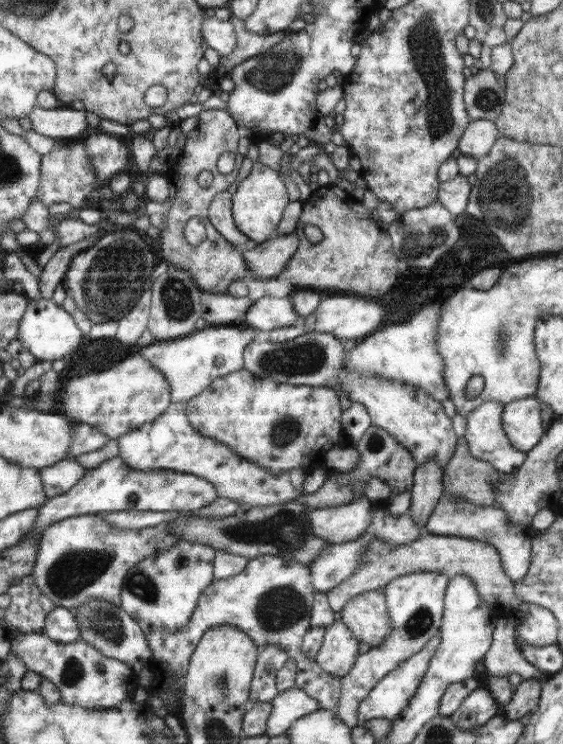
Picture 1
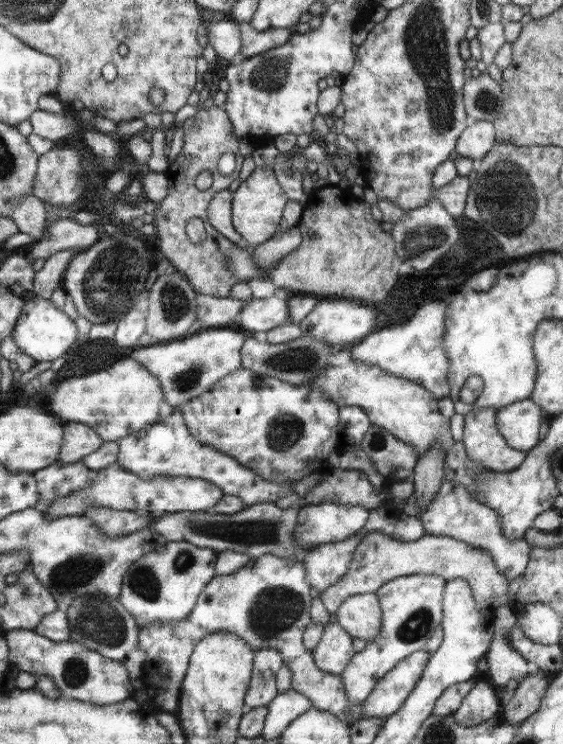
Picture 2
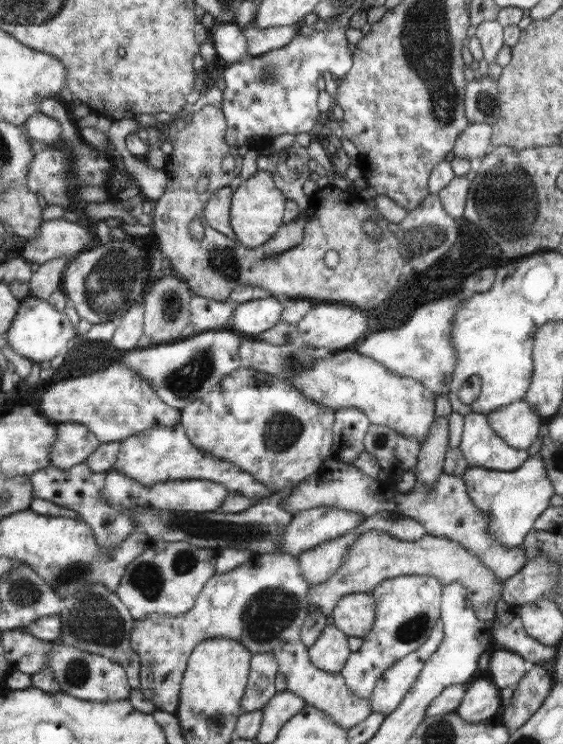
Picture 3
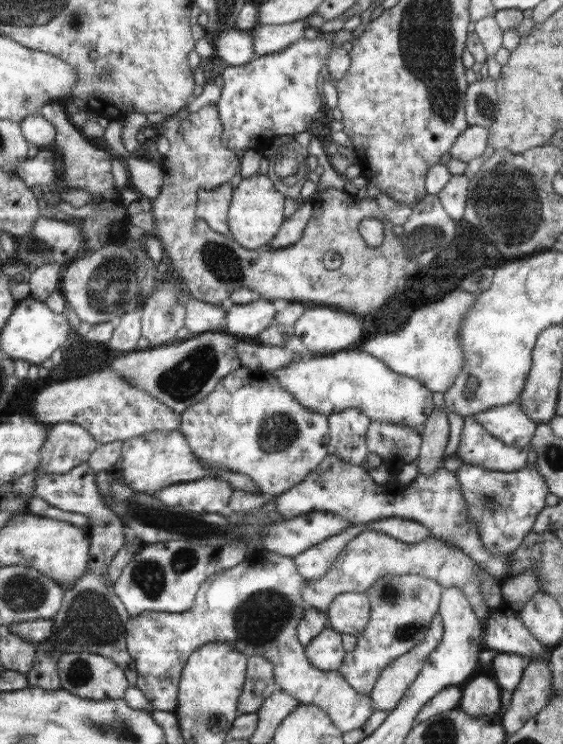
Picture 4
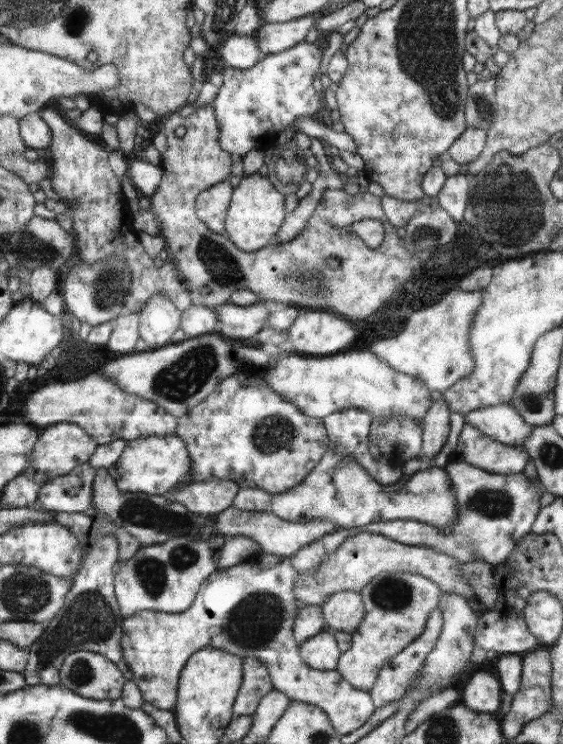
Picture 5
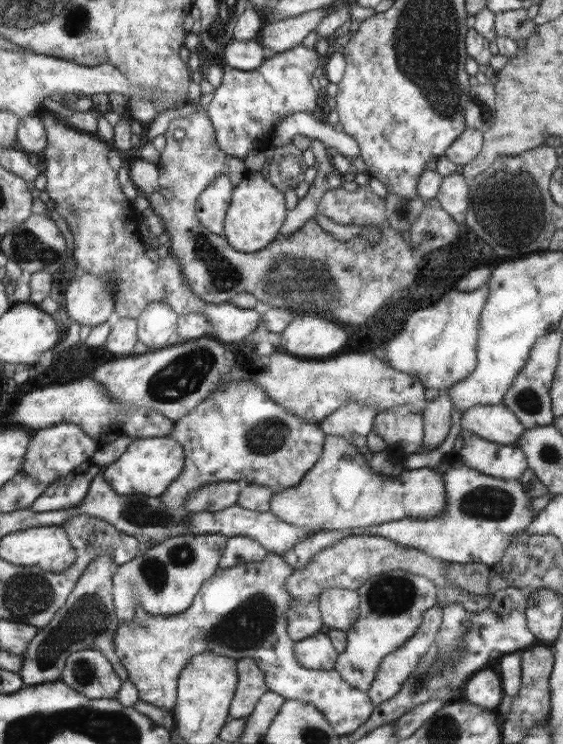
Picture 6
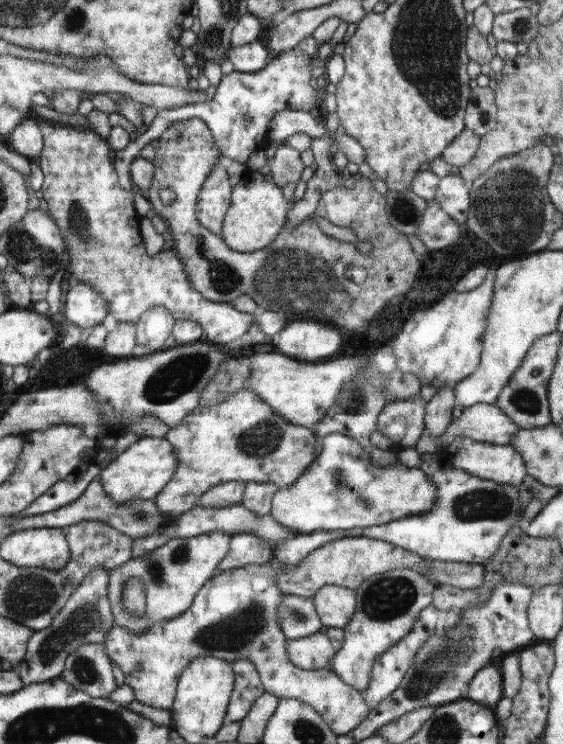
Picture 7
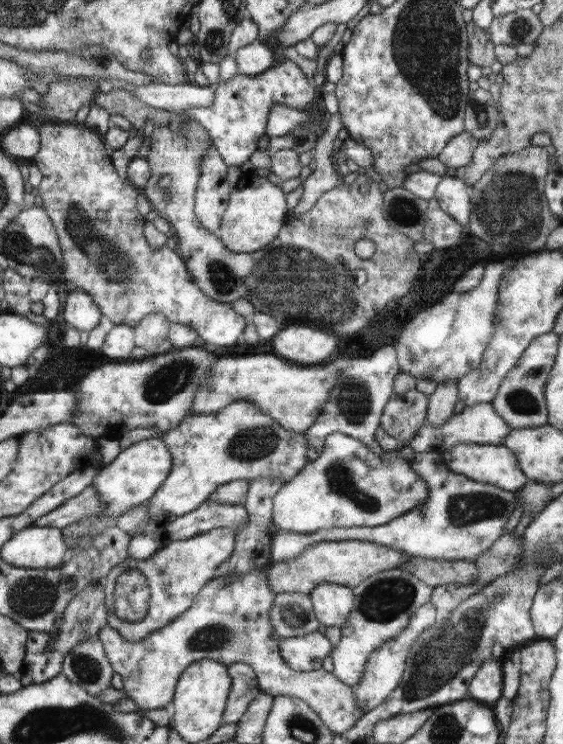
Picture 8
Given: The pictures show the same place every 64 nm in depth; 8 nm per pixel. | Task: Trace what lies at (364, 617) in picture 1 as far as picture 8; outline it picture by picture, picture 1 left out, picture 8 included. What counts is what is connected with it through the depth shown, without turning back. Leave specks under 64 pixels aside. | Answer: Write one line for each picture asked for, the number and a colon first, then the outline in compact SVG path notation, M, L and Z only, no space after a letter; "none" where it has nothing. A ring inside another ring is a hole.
2: M377 594L349 596L335 614L339 626L343 626L353 638L365 642L375 640L383 626L383 608Z
3: M353 592L351 596L343 596L329 616L333 618L333 626L341 628L341 632L363 640L373 630L375 616L377 616L375 608L377 604L373 602L371 592L369 594Z
4: M343 592L339 594L325 612L329 616L331 628L341 634L361 634L371 618L369 598L361 592Z
5: M335 592L325 600L323 616L331 630L355 632L365 618L365 604L359 592Z
6: M327 588L321 592L319 600L315 602L321 610L323 622L329 628L343 630L347 632L359 618L359 592L355 590L345 590L345 588Z
7: M323 586L311 600L319 612L321 622L327 628L343 630L351 622L357 608L355 590L341 586Z
8: M319 584L309 594L315 618L323 626L343 626L355 606L353 588L341 584Z

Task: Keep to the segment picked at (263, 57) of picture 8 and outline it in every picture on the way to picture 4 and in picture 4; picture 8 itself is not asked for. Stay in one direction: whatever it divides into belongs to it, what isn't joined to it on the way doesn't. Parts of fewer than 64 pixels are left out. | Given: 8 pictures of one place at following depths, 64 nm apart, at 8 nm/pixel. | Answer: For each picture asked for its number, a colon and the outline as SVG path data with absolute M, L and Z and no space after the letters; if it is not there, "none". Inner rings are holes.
4: M235 26L223 30L219 36L215 36L213 44L215 44L217 56L229 66L243 66L243 64L251 62L253 58L257 58L253 54L251 34L237 30Z
5: M231 34L229 38L225 38L217 52L221 54L221 60L225 60L225 66L233 68L251 68L255 62L267 56L257 48L255 36L243 34Z
6: M231 40L225 48L221 58L229 68L239 70L253 70L261 66L263 60L267 60L271 54L257 42L257 40Z
7: M255 40L249 44L239 44L235 48L229 48L227 60L239 72L255 72L273 60L273 52L267 52L263 44Z

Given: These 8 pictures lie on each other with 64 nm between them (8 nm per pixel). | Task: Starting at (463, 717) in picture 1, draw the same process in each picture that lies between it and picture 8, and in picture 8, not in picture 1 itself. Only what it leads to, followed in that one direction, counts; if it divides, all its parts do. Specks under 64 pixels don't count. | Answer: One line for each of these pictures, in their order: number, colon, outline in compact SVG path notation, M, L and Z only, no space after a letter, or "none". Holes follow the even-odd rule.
2: M477 682L471 688L471 692L463 698L463 702L455 710L453 718L455 718L455 722L459 722L463 726L477 726L477 724L483 724L485 720L493 718L497 714L499 706L501 706L501 698L495 694L495 688L485 682Z
3: M489 676L477 678L467 688L467 694L455 710L465 722L481 722L501 714L501 688L497 688Z
4: M481 672L481 676L473 678L471 682L467 682L463 690L463 698L459 702L459 708L465 714L471 716L495 716L501 714L501 692L503 688L497 686L495 678L491 678L489 672Z
5: M477 670L463 688L461 704L465 704L467 708L475 712L497 712L499 714L503 692L505 690L493 672L489 674L487 670L483 672Z
6: M483 668L481 672L475 672L473 678L467 680L463 700L487 710L497 710L503 696L505 690L501 686L501 676L497 674L497 670Z
7: M487 664L485 668L481 668L473 680L469 682L469 692L467 692L467 700L473 700L477 704L485 704L489 708L495 708L495 704L503 698L503 678L501 678L501 670L499 666Z
8: M487 660L469 684L473 700L487 700L491 706L503 696L503 660Z

